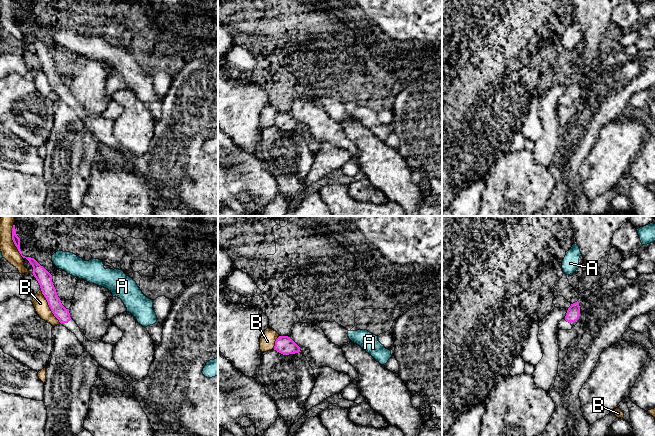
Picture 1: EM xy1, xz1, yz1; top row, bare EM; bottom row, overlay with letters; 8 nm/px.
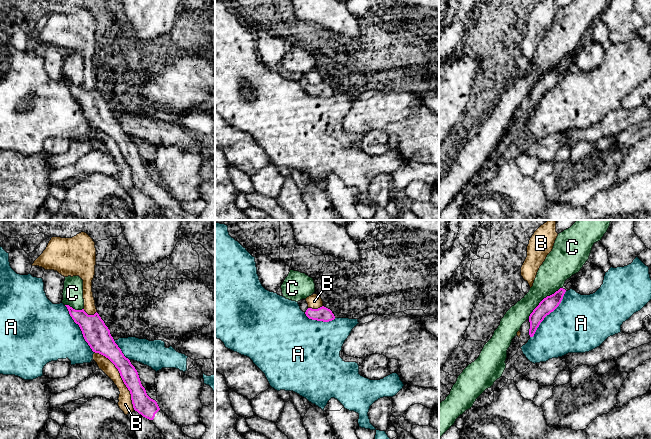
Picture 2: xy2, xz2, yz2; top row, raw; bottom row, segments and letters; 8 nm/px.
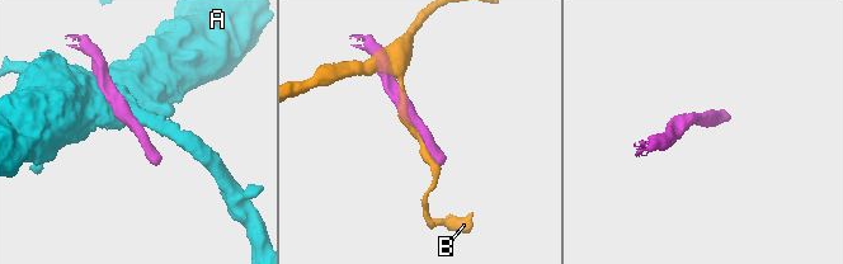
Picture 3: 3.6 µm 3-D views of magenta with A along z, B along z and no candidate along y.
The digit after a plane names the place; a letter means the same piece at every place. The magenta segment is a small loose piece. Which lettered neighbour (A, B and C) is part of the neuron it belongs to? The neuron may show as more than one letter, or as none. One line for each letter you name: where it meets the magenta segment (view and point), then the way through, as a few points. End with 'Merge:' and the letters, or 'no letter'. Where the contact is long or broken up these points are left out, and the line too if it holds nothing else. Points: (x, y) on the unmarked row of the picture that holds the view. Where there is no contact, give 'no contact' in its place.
Merge: no letter

